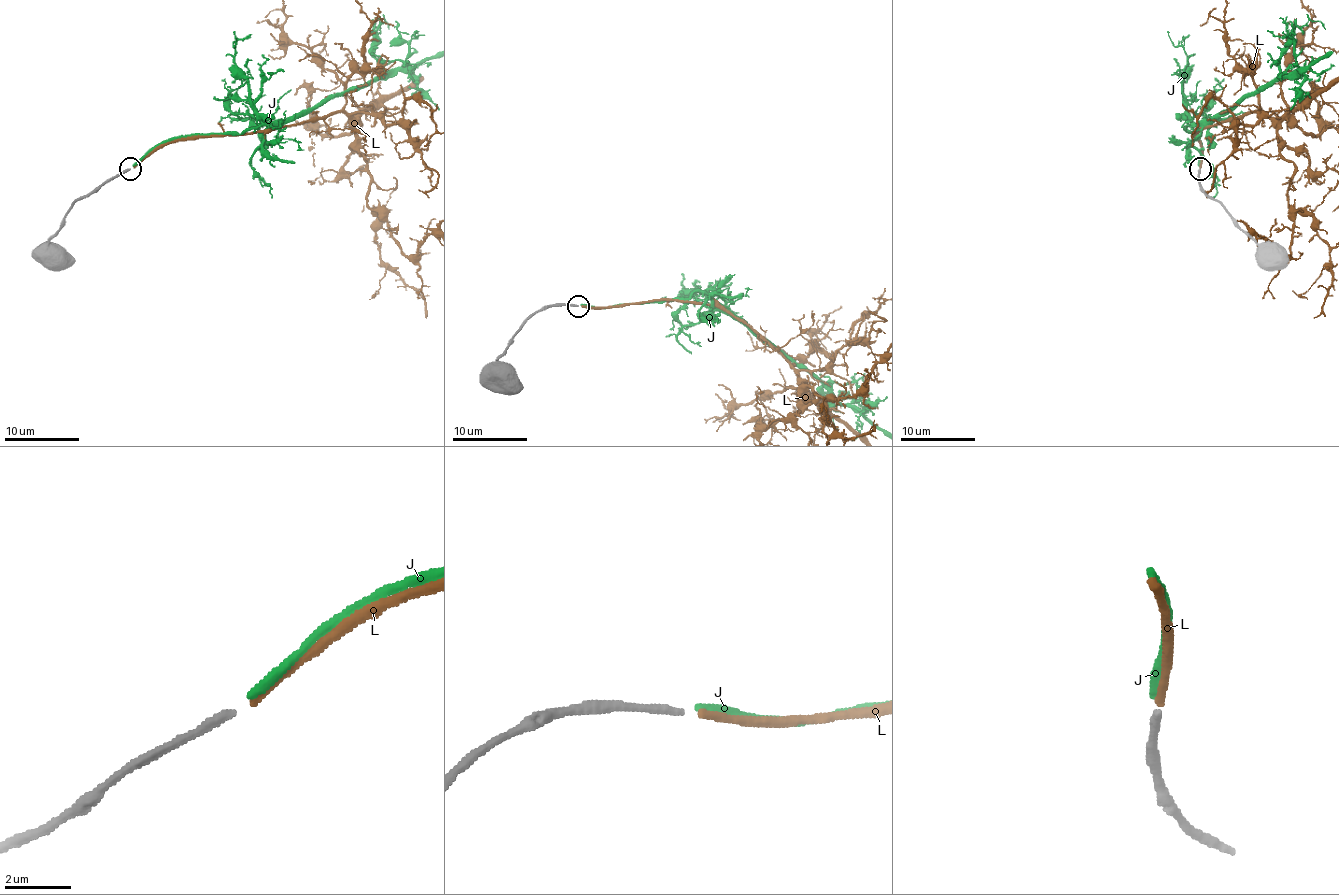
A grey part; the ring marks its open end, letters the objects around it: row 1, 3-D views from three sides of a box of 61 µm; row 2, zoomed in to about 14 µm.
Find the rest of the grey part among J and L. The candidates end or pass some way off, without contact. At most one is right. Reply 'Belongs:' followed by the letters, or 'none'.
Belongs: L

